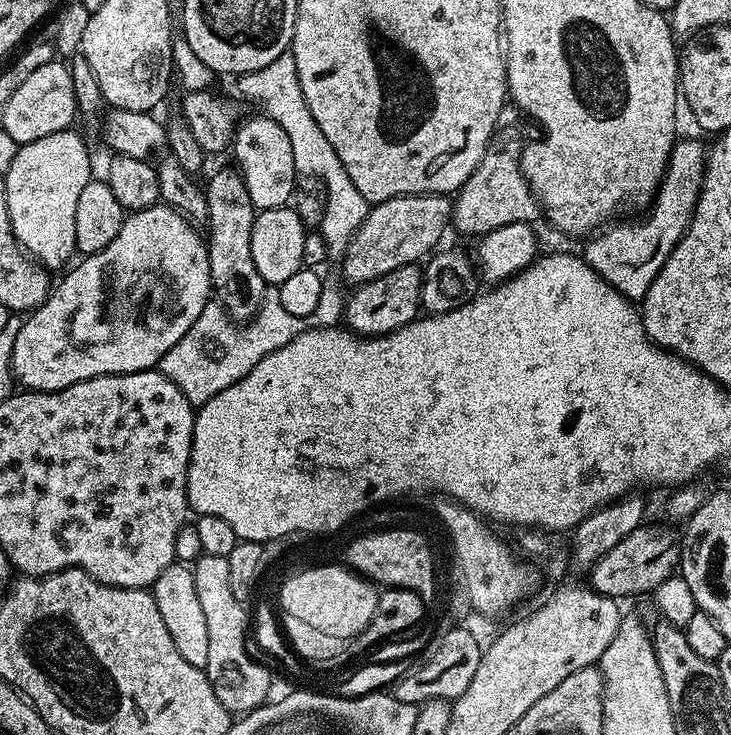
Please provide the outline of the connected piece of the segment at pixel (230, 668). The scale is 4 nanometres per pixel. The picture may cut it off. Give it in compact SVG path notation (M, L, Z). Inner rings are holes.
M218 554L203 555L191 565L194 586L198 586L198 603L206 617L206 631L210 641L210 658L206 658L206 671L214 686L214 694L229 714L243 714L260 707L269 699L272 676L260 664L252 661L247 652L248 644L244 635L250 632L250 612L245 605L234 598L230 590L230 562L228 557Z

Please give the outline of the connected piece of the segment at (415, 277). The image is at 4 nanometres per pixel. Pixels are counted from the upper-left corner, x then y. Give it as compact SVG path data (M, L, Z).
M407 264L382 278L353 287L346 300L346 324L357 336L385 336L421 315L423 271L416 264Z

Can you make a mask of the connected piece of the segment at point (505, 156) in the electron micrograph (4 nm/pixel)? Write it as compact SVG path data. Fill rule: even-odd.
M506 124L492 133L492 140L482 154L482 162L478 162L474 174L470 174L468 181L455 193L451 227L457 228L464 236L479 238L502 226L532 224L542 216L542 209L520 165L520 132L514 125Z

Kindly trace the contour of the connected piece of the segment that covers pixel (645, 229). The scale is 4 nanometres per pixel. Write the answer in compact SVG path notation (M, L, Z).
M677 139L668 159L668 169L654 193L656 201L648 217L641 224L616 224L605 236L596 234L587 241L589 244L582 251L582 259L626 299L643 301L658 270L662 270L666 258L670 258L674 246L678 246L685 230L692 224L692 211L696 208L704 181L705 163L706 148L698 141Z

